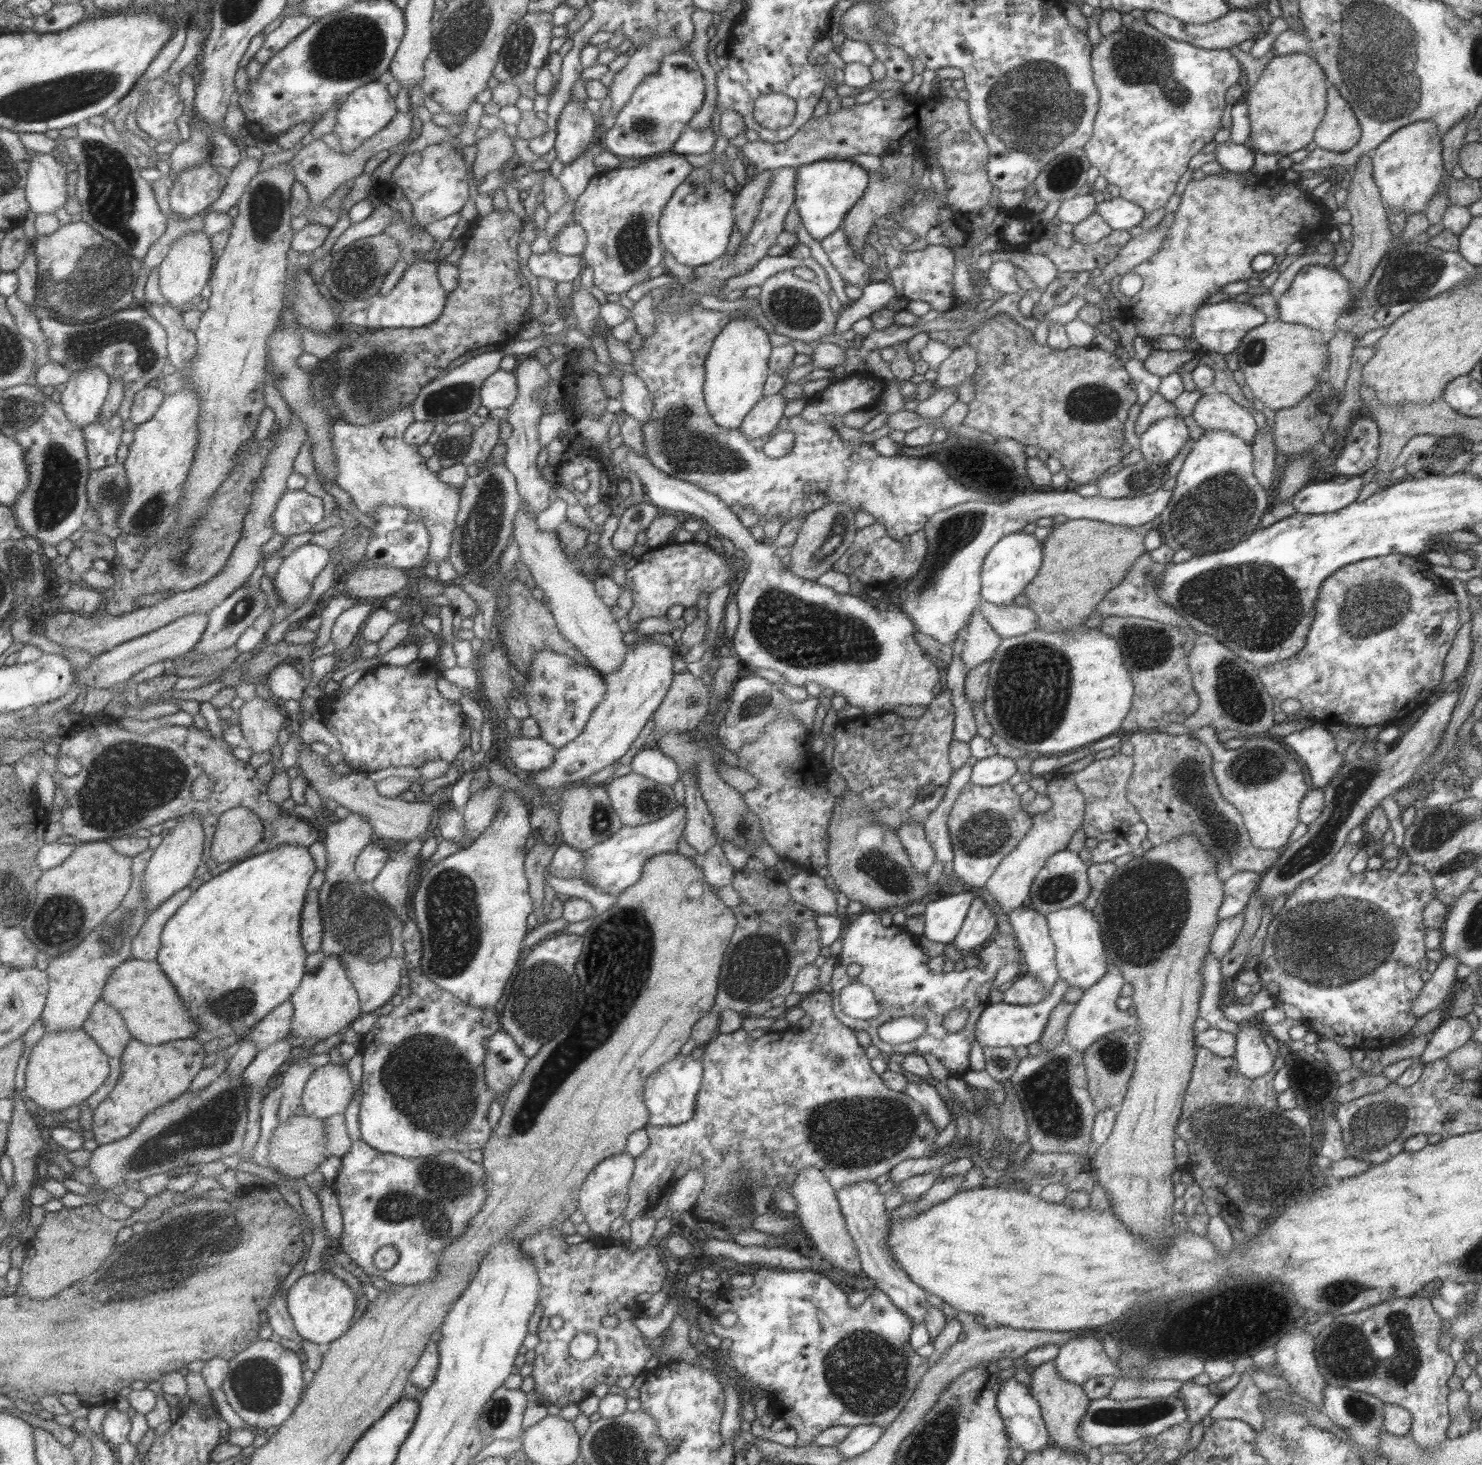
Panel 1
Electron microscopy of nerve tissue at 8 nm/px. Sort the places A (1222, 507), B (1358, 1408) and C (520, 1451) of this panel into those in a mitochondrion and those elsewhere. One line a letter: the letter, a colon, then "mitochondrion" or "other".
A: mitochondrion
B: mitochondrion
C: other

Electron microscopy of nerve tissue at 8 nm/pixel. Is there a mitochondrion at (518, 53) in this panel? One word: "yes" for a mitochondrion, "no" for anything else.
yes

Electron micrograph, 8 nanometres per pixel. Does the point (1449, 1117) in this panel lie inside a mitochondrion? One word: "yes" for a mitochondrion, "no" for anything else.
yes

